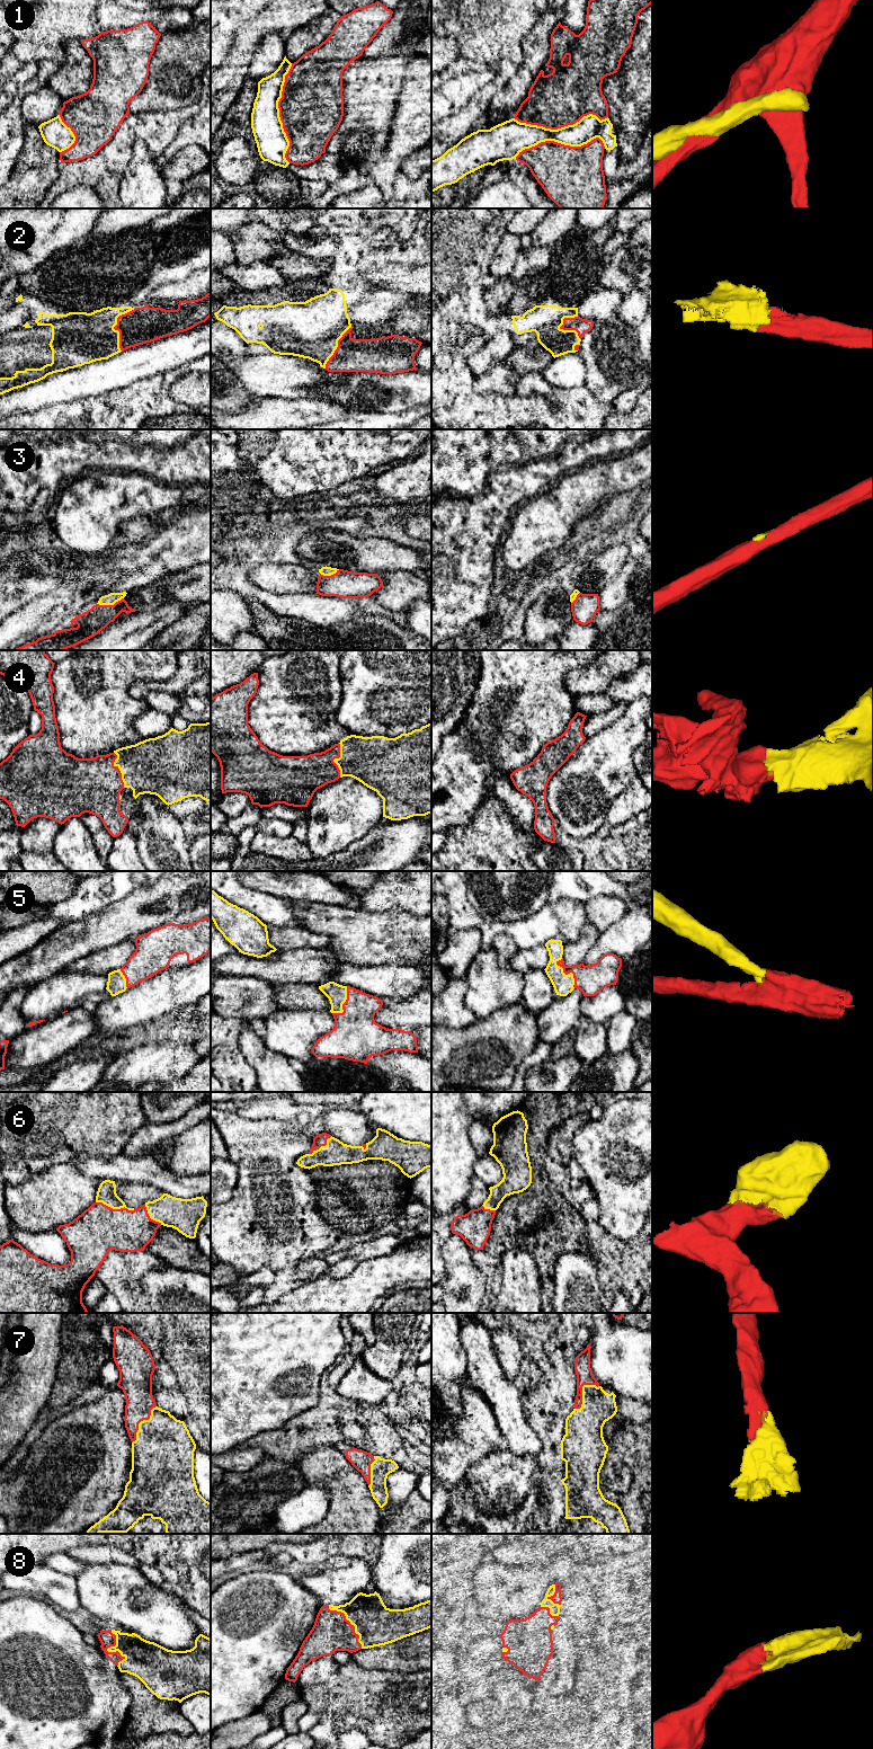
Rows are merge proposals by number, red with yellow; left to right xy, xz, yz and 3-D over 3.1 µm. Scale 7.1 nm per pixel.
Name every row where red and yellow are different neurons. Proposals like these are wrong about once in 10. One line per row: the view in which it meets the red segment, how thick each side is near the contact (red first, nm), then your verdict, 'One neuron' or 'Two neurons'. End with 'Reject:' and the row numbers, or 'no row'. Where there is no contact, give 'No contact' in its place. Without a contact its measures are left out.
1: Touches red in xz. Thickness 460 nm (red) against 220 nm. Two neurons
2: Touches red in xy. Thickness 260 nm (red) against 380 nm. One neuron
3: Touches red in xy. Thickness 180 nm (red) against 80 nm. One neuron
4: Touches red in xy. Thickness 380 nm (red) against 380 nm. One neuron
5: Touches red in yz. Thickness 200 nm (red) against 140 nm. One neuron
6: Touches red in xy. Thickness 340 nm (red) against 140 nm. One neuron
7: Touches red in xy. Thickness 200 nm (red) against 420 nm. One neuron
8: Touches red in xz. Thickness 280 nm (red) against 300 nm. One neuron
Reject: 1

